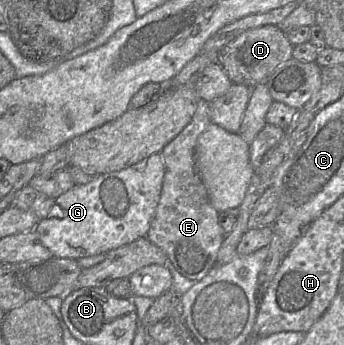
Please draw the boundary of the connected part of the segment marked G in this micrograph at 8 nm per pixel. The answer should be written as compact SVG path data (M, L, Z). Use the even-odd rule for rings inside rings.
M157 153L122 170L99 174L87 184L76 184L55 200L48 217L40 220L34 231L53 257L69 259L107 254L139 238L145 238L160 200L164 173L163 159L161 154Z

